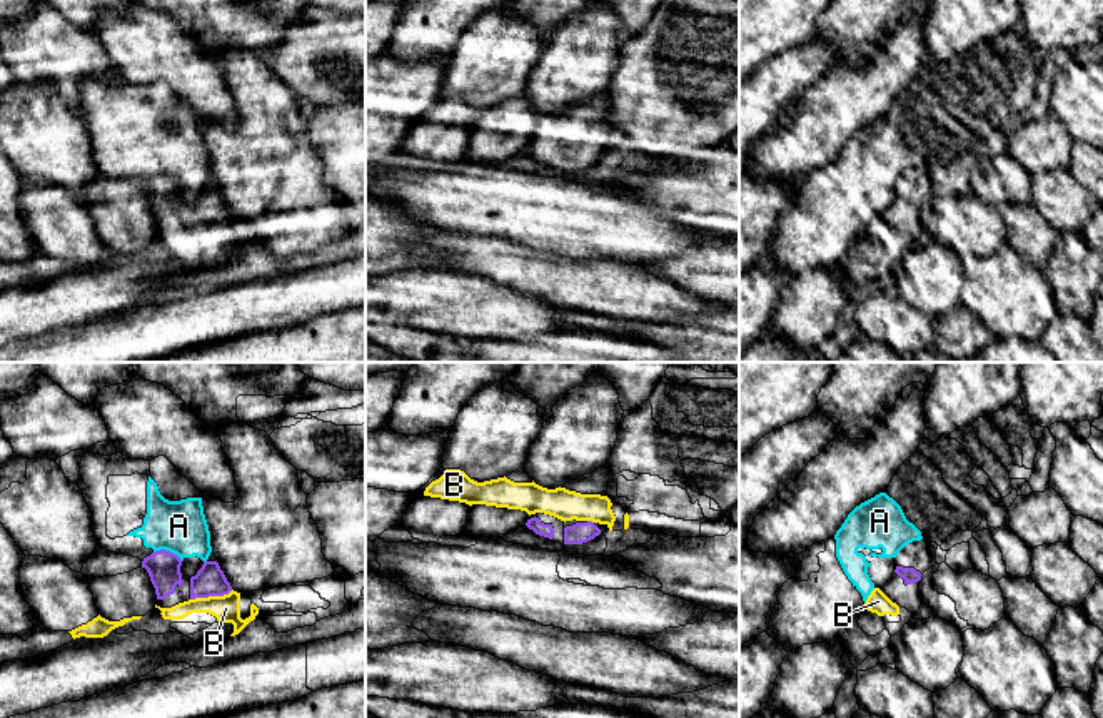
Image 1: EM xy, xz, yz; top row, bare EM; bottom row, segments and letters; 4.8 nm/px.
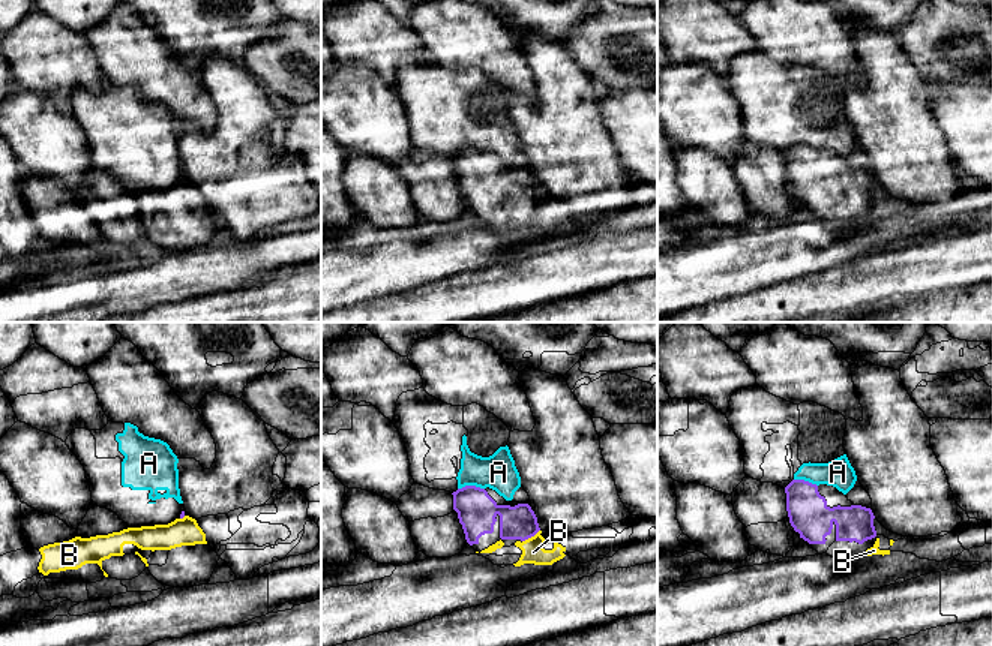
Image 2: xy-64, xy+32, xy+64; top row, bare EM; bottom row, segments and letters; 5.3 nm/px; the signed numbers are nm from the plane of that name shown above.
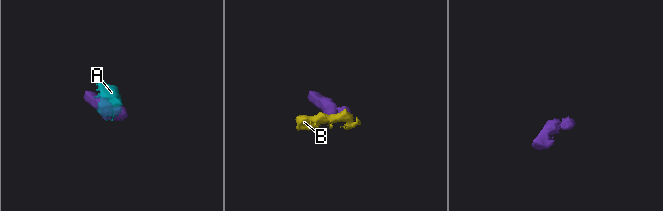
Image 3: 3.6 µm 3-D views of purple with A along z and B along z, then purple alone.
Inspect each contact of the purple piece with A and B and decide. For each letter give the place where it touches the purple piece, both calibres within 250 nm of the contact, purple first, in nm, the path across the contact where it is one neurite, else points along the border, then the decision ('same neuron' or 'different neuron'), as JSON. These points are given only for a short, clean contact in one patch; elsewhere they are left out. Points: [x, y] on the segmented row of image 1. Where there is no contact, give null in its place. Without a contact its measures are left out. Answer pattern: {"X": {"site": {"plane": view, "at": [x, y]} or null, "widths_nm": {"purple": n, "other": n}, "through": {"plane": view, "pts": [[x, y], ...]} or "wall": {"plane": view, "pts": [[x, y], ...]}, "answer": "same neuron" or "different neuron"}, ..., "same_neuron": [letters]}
{"A": {"site": {"plane": "xy", "at": [169, 551]}, "widths_nm": {"purple": 160, "other": 260}, "wall": {"plane": "xy", "pts": [[154, 551], [172, 551], [182, 560]]}, "answer": "different neuron"}, "B": {"site": {"plane": "xy", "at": [211, 595]}, "widths_nm": {"purple": 140, "other": 130}, "wall": {"plane": "xy", "pts": [[232, 590], [222, 595], [196, 596], [191, 600]]}, "answer": "different neuron"}, "same_neuron": []}

